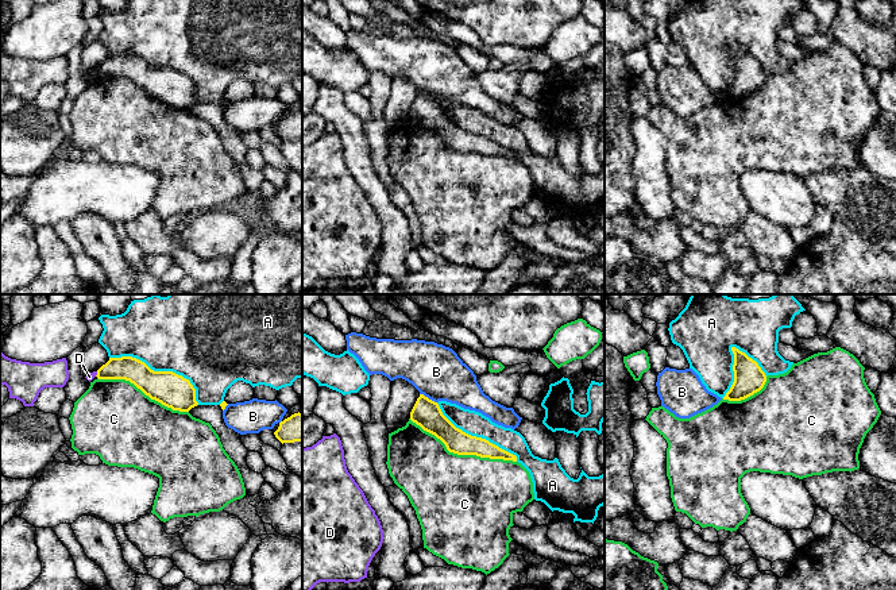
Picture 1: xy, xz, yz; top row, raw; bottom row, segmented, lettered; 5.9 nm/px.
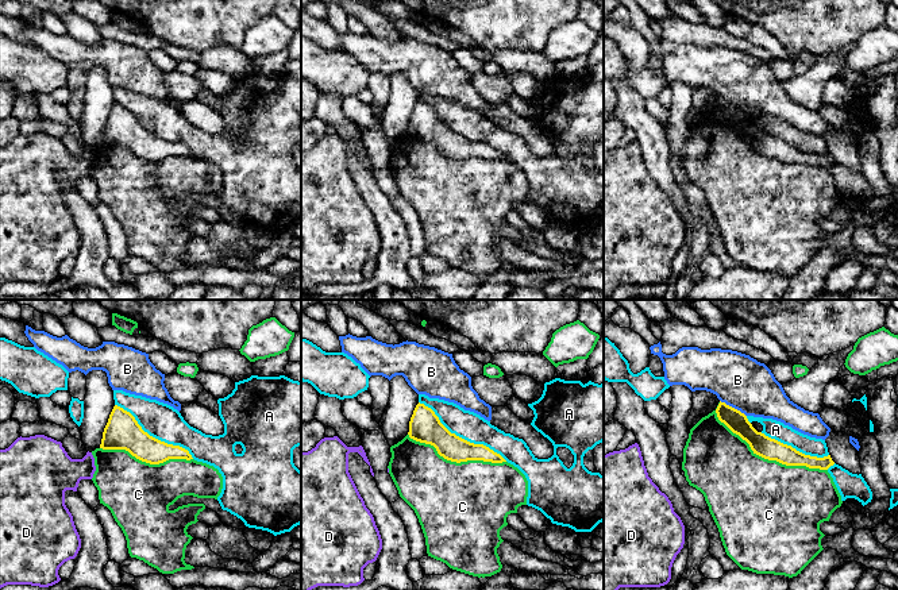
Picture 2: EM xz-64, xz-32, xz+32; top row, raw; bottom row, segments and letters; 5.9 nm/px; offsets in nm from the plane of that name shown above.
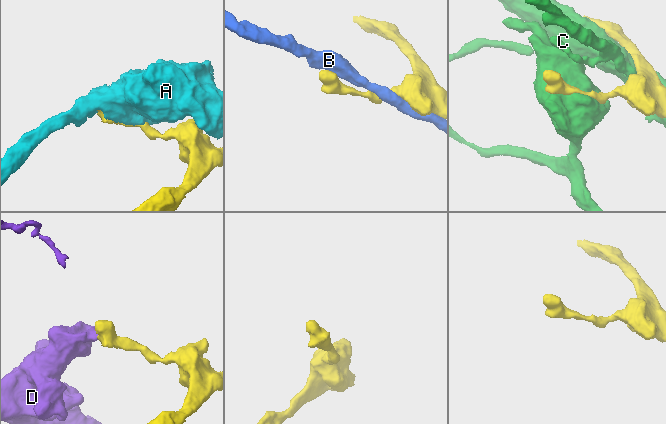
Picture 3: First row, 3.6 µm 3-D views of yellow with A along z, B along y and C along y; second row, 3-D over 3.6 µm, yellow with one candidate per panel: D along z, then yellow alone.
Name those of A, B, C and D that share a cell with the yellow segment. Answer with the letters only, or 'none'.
none

